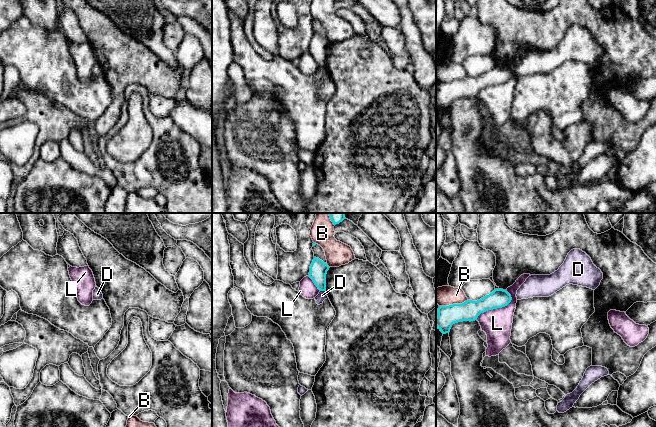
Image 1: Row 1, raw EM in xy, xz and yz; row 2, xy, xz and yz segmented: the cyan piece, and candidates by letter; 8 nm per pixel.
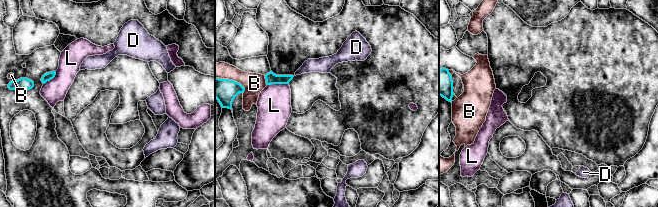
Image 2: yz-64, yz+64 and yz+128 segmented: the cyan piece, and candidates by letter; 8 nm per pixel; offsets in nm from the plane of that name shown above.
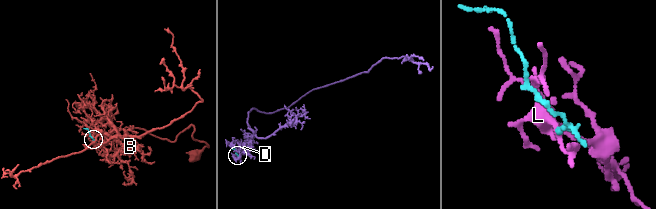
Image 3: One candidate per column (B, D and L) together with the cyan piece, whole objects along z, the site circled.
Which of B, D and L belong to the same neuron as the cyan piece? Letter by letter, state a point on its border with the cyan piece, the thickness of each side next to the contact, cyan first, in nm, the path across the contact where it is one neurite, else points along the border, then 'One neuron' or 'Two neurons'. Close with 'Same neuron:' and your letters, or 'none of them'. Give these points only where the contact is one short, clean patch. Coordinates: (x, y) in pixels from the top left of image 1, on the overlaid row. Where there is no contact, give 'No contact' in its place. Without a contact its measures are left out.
B: Touches cyan at yz (453, 304). Thickness 160 nm (cyan) against 160 nm. Two neurons
D: Touches cyan at xz (323, 290). Thickness 140 nm (cyan) against 70 nm. Boundary: xz (320, 290), (325, 291). Two neurons
L: Touches cyan at yz (495, 308). Thickness 160 nm (cyan) against 240 nm. Boundary: yz (511, 295), (511, 300), (506, 305), (488, 309), (476, 319). Two neurons
Same neuron: none of them

